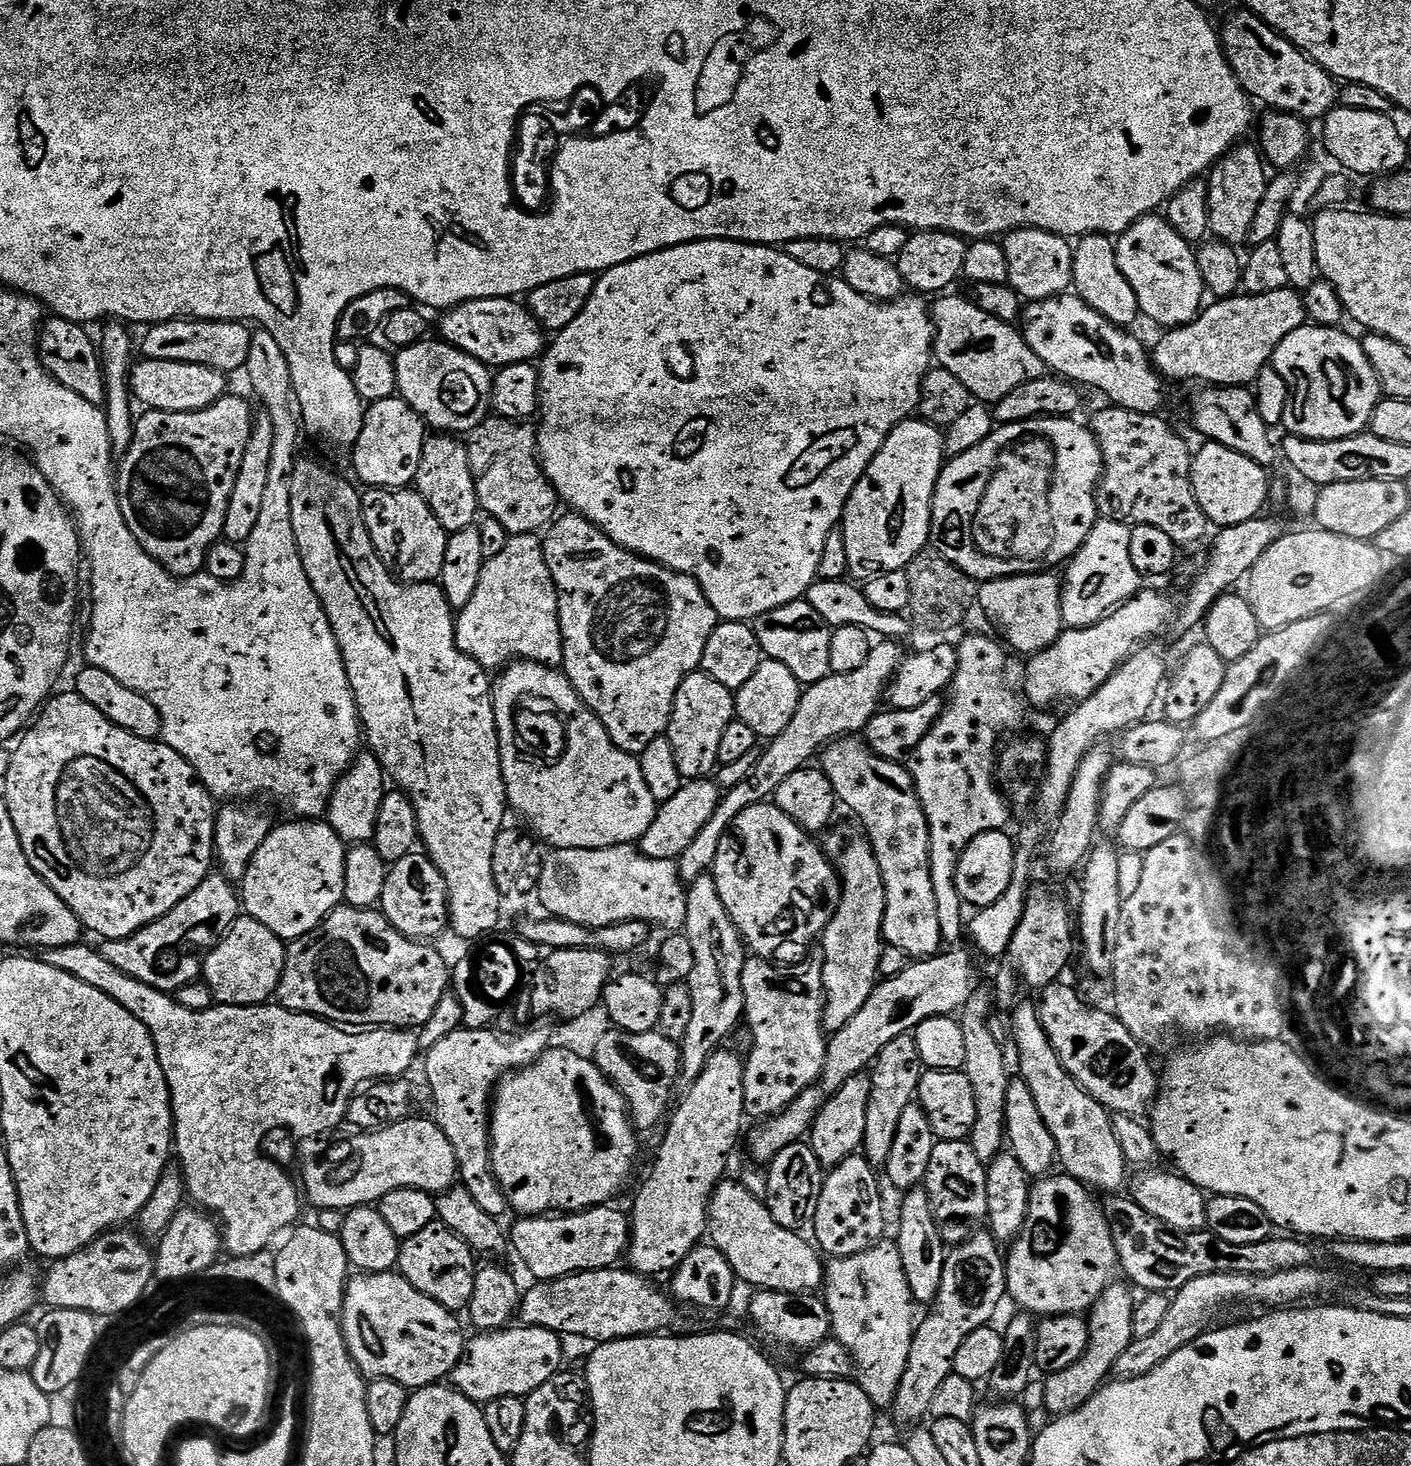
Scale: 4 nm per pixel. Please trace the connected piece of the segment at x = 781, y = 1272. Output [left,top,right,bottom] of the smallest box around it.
[707,1179,826,1294]

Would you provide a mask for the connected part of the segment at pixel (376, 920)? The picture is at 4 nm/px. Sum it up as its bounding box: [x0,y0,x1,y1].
[275,843,450,1030]

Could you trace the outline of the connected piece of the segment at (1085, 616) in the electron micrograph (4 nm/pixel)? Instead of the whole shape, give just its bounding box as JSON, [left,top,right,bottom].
[1062,519,1142,628]

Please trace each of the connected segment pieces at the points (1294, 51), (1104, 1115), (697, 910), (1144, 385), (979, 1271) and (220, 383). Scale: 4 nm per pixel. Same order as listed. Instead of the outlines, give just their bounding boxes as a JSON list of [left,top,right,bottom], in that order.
[[1228,22,1337,122],[1010,998,1130,1194],[679,874,746,1086],[1022,294,1166,414],[890,1230,1007,1426],[130,358,229,412]]

